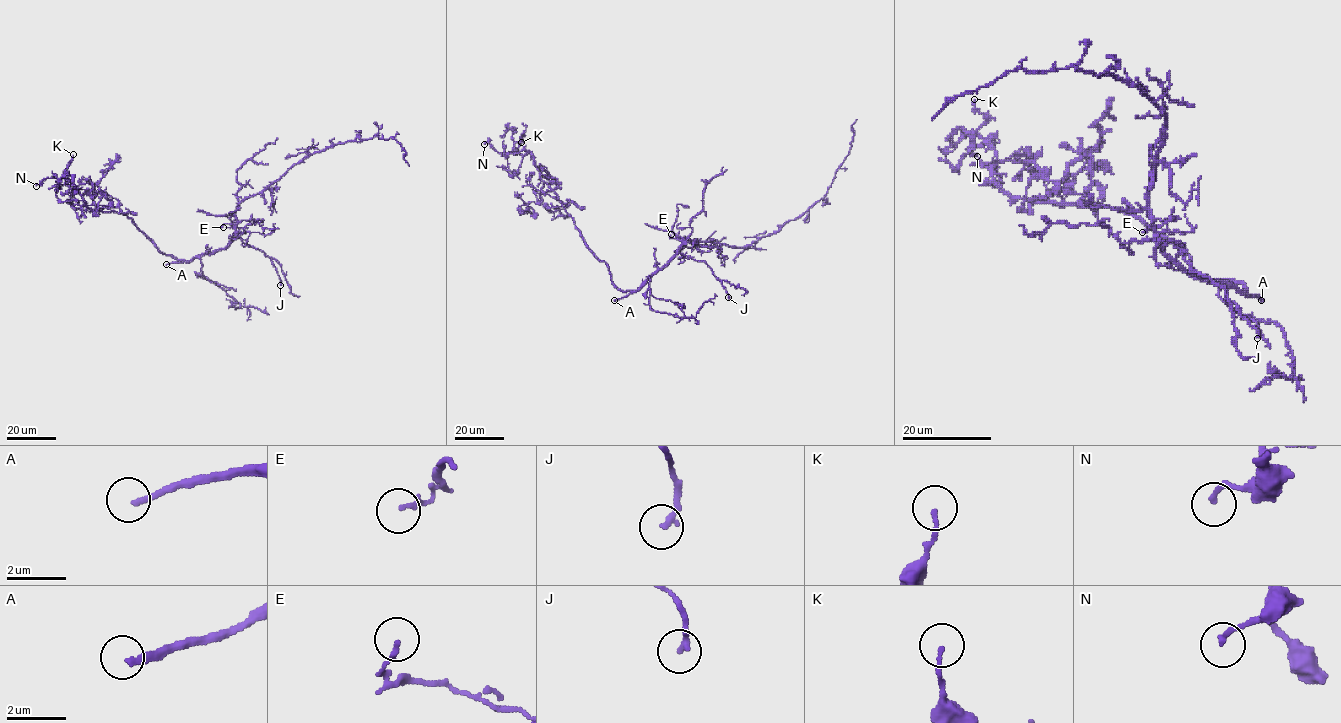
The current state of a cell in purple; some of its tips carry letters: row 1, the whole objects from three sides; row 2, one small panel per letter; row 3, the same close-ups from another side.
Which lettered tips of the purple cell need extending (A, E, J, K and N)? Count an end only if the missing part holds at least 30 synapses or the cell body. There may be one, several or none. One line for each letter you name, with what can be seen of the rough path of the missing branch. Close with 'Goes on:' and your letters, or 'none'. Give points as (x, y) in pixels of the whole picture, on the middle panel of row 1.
A: (614, 300), (576, 295), (555, 315), (534, 329), (545, 332), (552, 343)
Goes on: A

